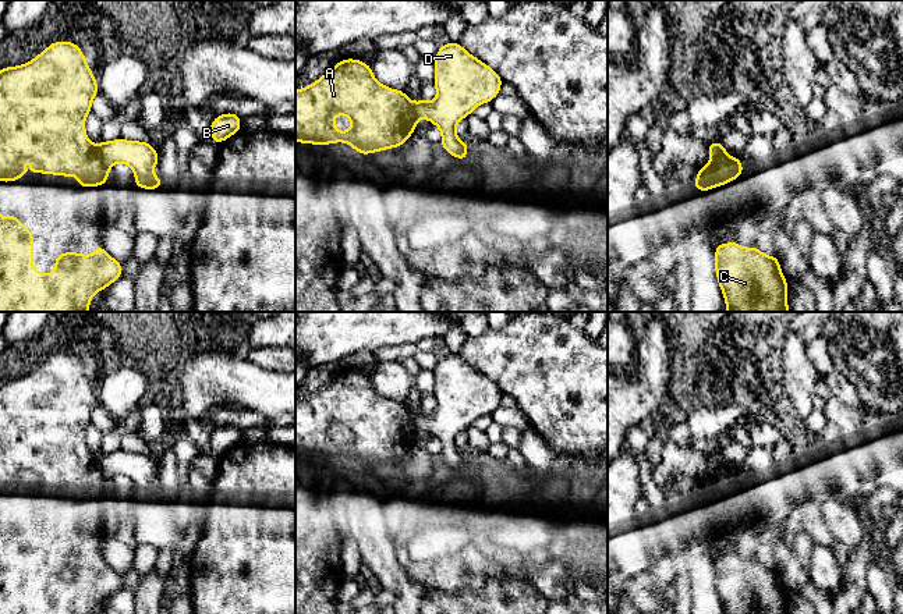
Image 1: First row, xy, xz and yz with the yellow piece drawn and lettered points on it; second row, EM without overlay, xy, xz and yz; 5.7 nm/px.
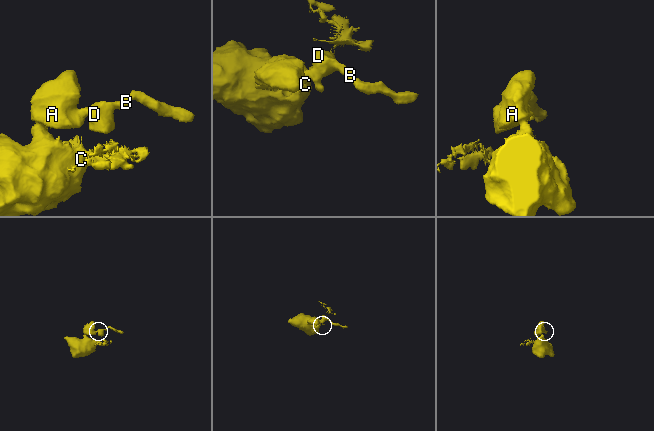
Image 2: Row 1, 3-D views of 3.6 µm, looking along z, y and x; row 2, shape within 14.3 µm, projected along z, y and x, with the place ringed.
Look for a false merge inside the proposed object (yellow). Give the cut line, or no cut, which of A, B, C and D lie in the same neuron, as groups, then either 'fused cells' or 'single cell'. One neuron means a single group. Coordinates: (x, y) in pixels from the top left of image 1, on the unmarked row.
xy (95, 458), (101, 472), (109, 481) | A C / B D | fused cells

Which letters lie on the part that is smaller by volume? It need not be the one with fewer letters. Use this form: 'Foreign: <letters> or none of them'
Foreign: B, D

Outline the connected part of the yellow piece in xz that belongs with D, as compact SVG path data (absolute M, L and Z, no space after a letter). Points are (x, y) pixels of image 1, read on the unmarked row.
M456 354L439 358L433 376L436 411L414 414L412 425L417 432L429 432L440 441L440 457L450 468L465 472L468 455L456 447L456 439L479 416L500 407L503 391Z

